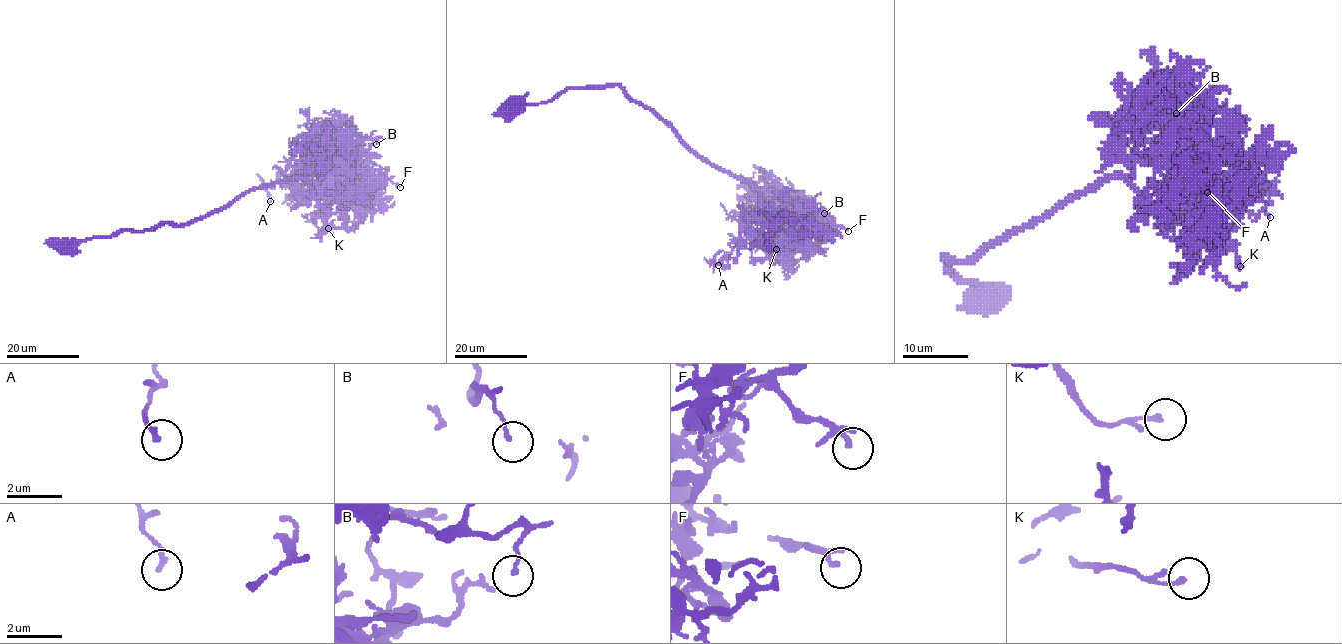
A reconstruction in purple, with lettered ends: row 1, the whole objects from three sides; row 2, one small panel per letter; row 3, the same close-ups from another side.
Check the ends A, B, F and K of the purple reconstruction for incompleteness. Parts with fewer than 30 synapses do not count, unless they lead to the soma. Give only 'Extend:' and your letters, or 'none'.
Extend: none

